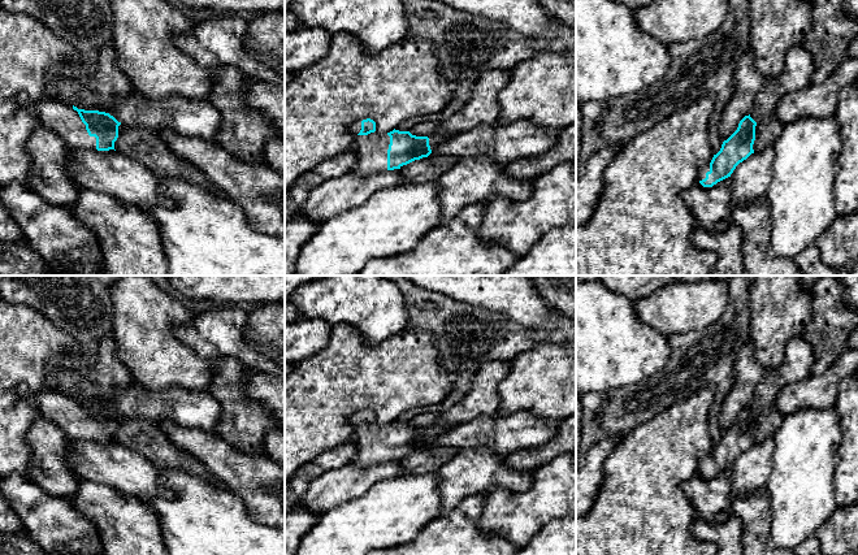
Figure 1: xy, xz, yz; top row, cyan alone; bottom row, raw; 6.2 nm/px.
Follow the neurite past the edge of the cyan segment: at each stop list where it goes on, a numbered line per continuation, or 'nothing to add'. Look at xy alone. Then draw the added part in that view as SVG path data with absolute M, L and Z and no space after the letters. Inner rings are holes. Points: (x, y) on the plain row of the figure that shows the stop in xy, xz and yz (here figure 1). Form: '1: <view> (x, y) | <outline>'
1: xy (57, 406) | M43 389L32 391L30 404L39 413L61 428L70 439L96 441L96 429L90 428L77 402L64 390Z

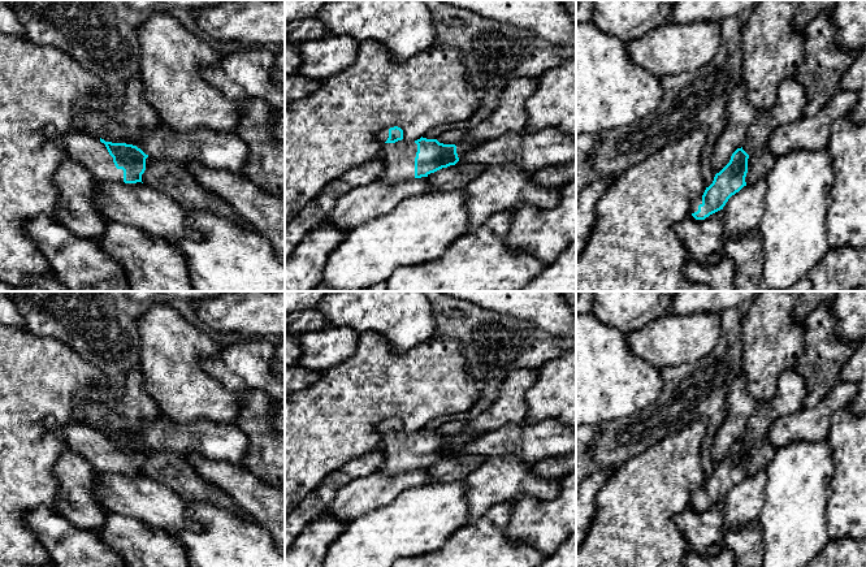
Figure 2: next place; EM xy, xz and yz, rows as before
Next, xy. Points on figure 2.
1: xy (85, 438) | M70 421L60 424L57 437L66 446L88 460L98 472L124 473L124 462L117 460L104 434L91 423Z

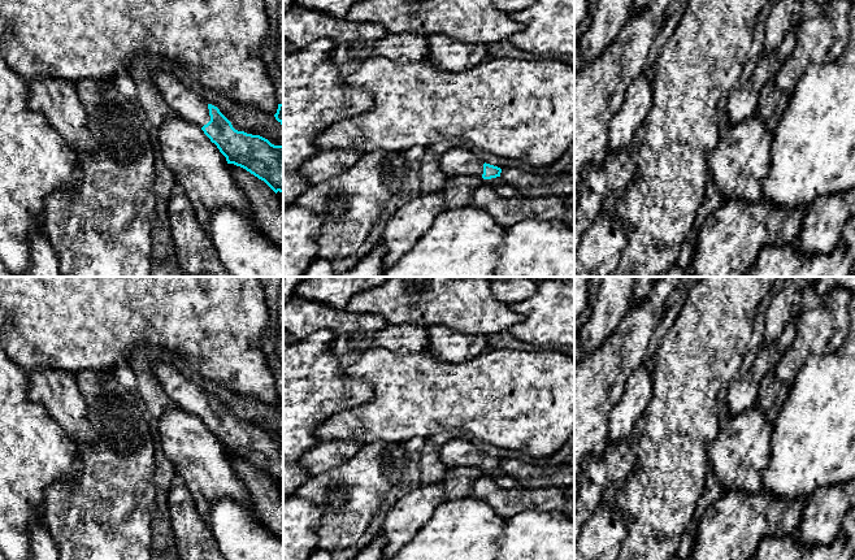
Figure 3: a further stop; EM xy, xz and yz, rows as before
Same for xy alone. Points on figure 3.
1: xy (187, 394) | M159 363L152 372L177 407L200 420L211 412L208 395L198 381L191 379L170 363Z

